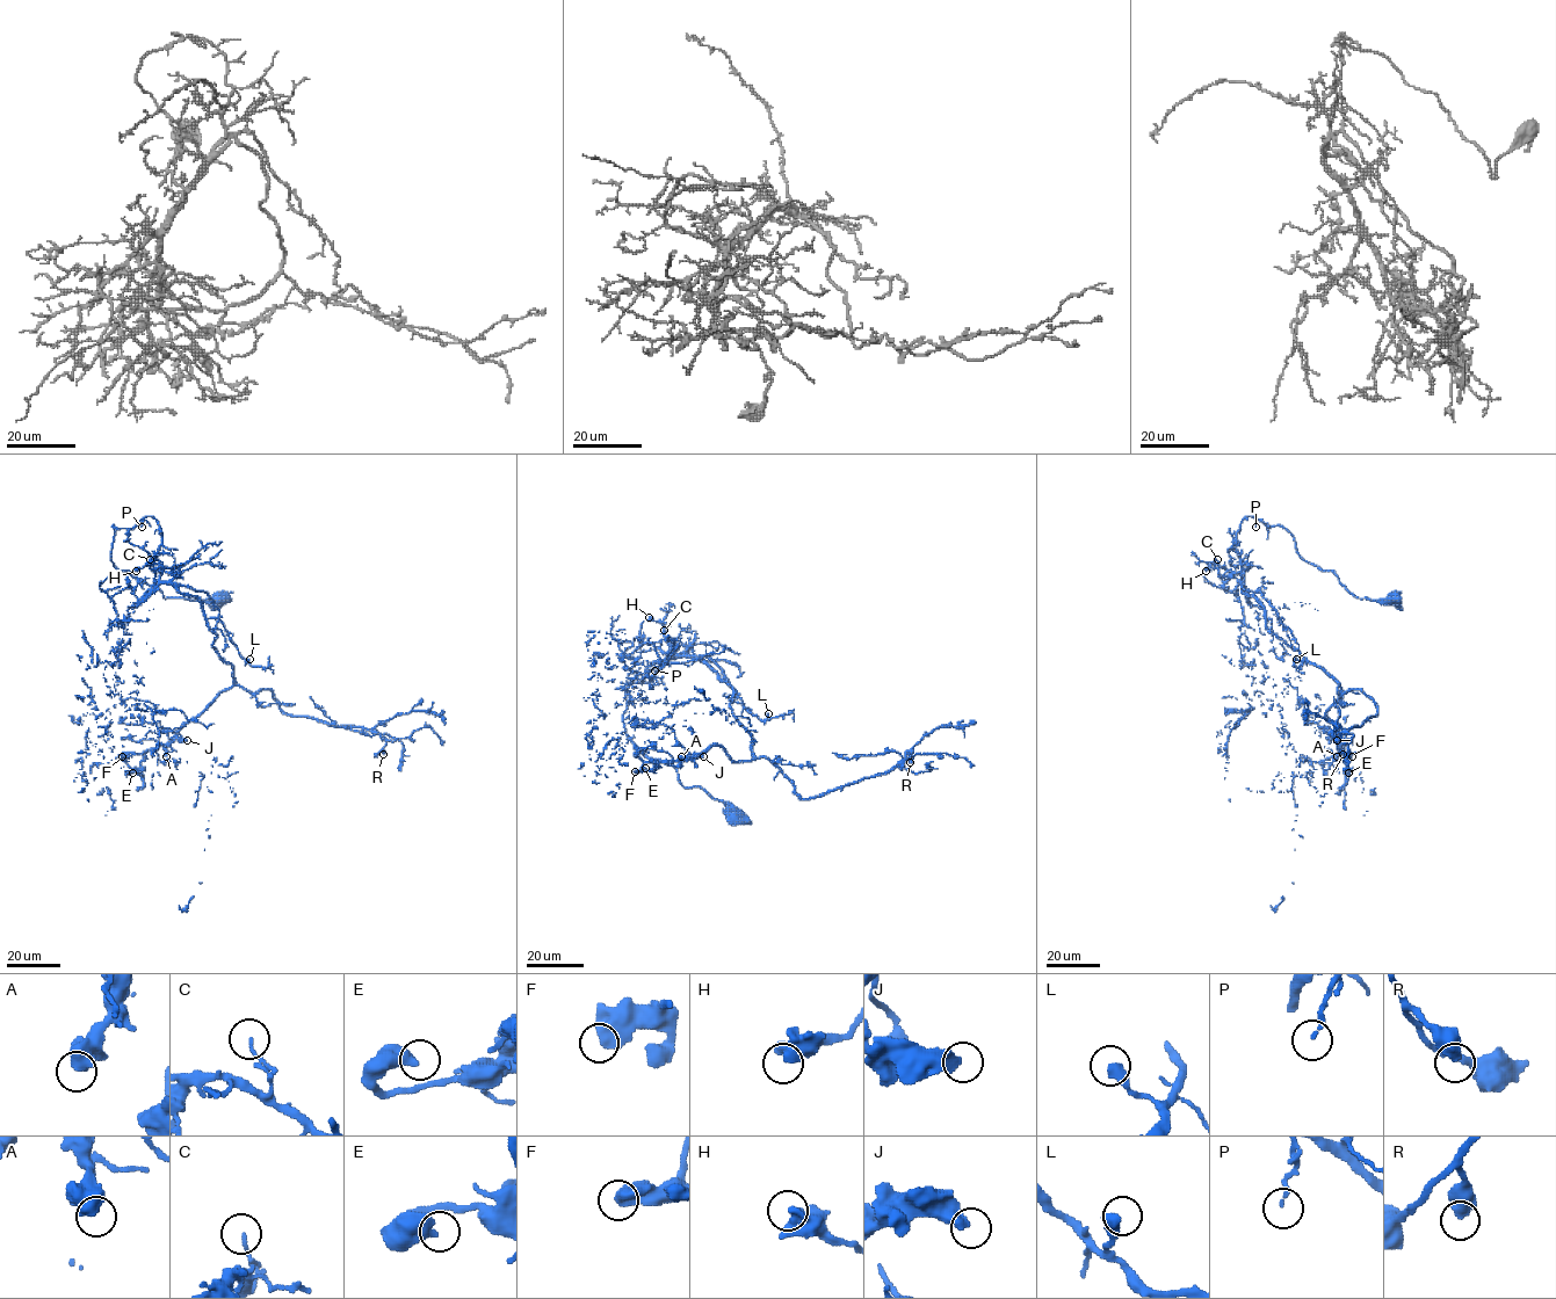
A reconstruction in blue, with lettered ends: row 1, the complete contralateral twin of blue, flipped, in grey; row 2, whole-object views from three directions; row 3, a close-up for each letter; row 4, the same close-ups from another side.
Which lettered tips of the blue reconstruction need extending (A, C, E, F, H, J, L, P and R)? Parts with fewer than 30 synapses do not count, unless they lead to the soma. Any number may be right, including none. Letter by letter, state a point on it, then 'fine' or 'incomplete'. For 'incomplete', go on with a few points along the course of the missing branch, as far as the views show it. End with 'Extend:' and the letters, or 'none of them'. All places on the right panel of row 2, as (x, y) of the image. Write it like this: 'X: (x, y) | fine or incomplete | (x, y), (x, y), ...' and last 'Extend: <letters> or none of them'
A: (1337, 756) | fine
C: (1217, 559) | fine
E: (1348, 773) | fine
F: (1352, 756) | fine
H: (1206, 571) | fine
J: (1337, 740) | incomplete | (1337, 740), (1339, 719), (1330, 701)
L: (1296, 659) | fine
P: (1256, 527) | fine
R: (1343, 754) | fine
Extend: J

